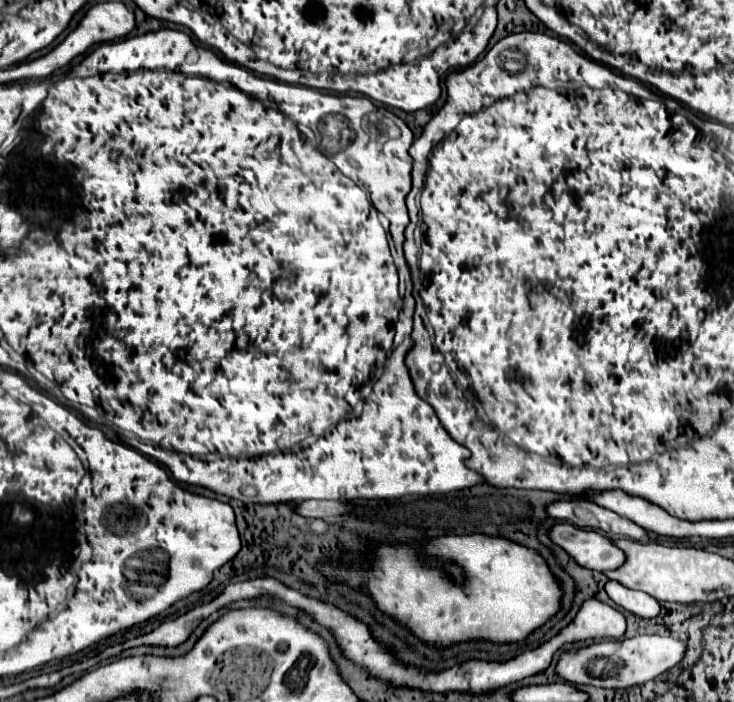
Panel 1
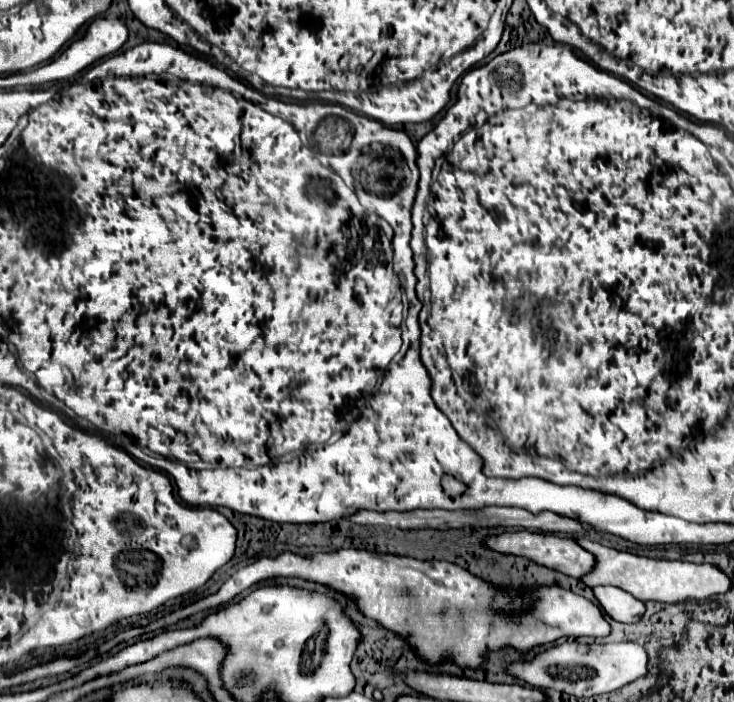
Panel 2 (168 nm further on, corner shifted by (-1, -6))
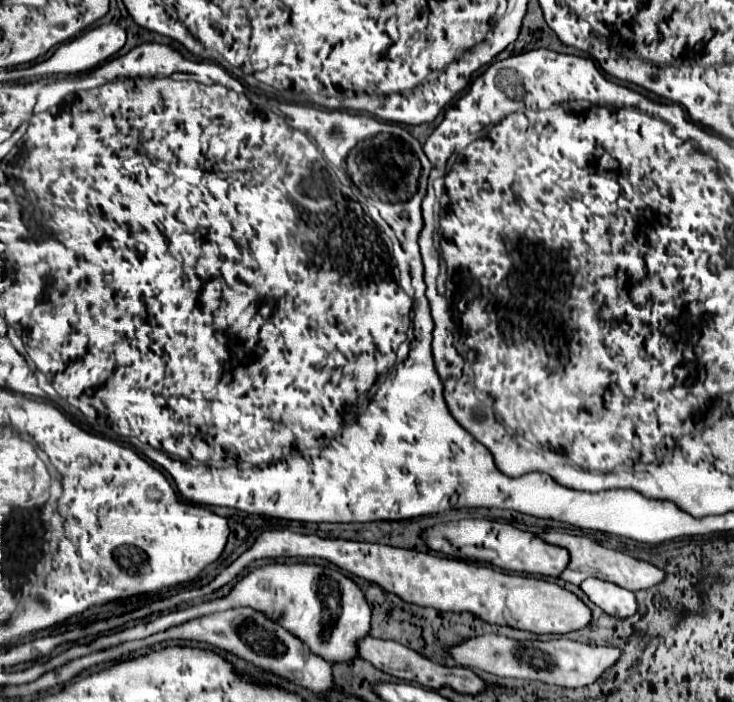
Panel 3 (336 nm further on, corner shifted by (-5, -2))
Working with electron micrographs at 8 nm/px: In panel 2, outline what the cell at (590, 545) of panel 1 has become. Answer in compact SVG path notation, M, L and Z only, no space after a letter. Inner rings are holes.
M514 531L514 533L500 533L500 535L488 535L484 539L484 545L490 551L502 553L502 555L514 555L514 557L524 557L528 561L534 561L542 567L560 571L564 575L580 579L582 575L590 573L594 569L594 555L582 549L574 539L570 537L560 537L560 535L544 535L544 533L532 533L532 531Z

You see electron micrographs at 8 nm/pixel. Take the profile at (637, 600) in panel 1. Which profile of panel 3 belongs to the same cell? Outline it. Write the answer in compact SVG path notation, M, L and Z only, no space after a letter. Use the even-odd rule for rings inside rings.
M592 577L592 579L586 579L580 587L594 605L598 605L604 613L612 617L626 619L638 611L636 595L620 585L612 585L612 583Z

